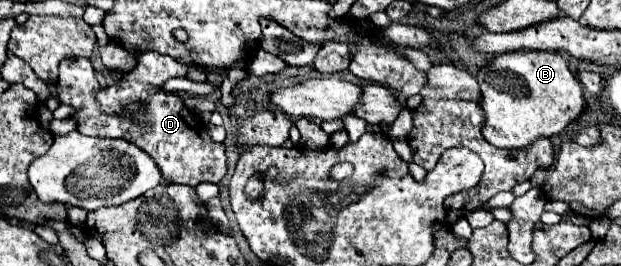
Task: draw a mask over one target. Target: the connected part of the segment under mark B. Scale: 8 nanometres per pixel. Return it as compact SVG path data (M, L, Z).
M520 50L498 54L490 66L478 72L476 80L484 92L484 100L480 102L486 112L484 138L496 148L522 150L538 138L562 134L586 110L578 78L556 52Z

